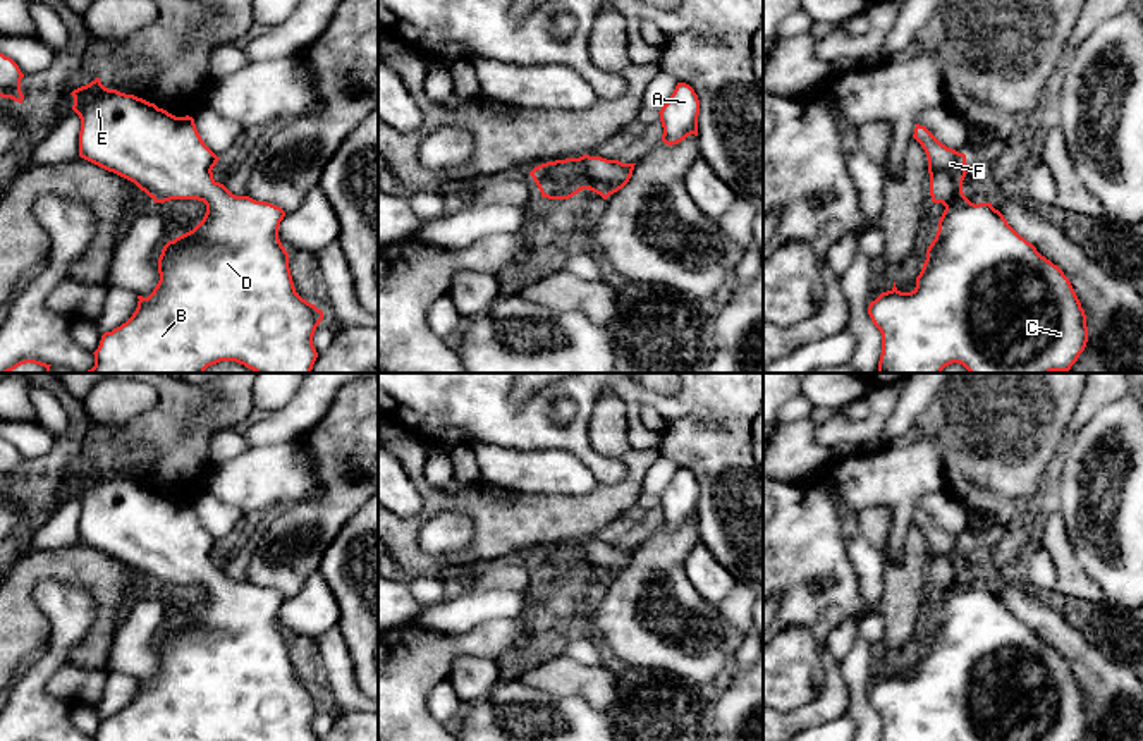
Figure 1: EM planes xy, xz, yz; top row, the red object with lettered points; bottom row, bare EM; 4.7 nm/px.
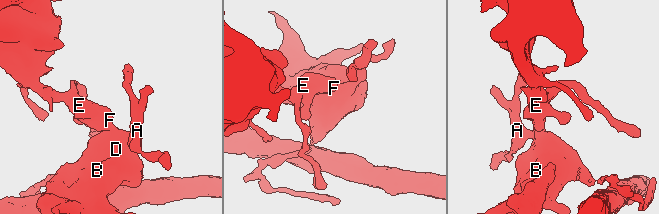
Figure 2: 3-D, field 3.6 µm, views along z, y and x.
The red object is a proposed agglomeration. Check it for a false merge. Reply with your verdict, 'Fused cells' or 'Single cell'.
Single cell

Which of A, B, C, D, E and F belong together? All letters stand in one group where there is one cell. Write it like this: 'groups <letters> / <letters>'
groups A B C D E F

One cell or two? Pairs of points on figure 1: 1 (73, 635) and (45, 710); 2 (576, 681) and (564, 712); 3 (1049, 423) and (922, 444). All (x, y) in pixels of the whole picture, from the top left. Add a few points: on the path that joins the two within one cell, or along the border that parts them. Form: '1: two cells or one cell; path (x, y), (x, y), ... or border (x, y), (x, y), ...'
1: one cell; path (55, 654), (38, 671), (38, 692)
2: two cells; border (531, 686), (552, 695), (583, 697), (605, 710)
3: two cells; border (916, 430), (932, 430), (935, 434), (941, 456)

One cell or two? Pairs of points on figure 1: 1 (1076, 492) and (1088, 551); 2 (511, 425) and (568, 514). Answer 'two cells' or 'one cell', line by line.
1: one cell
2: two cells

